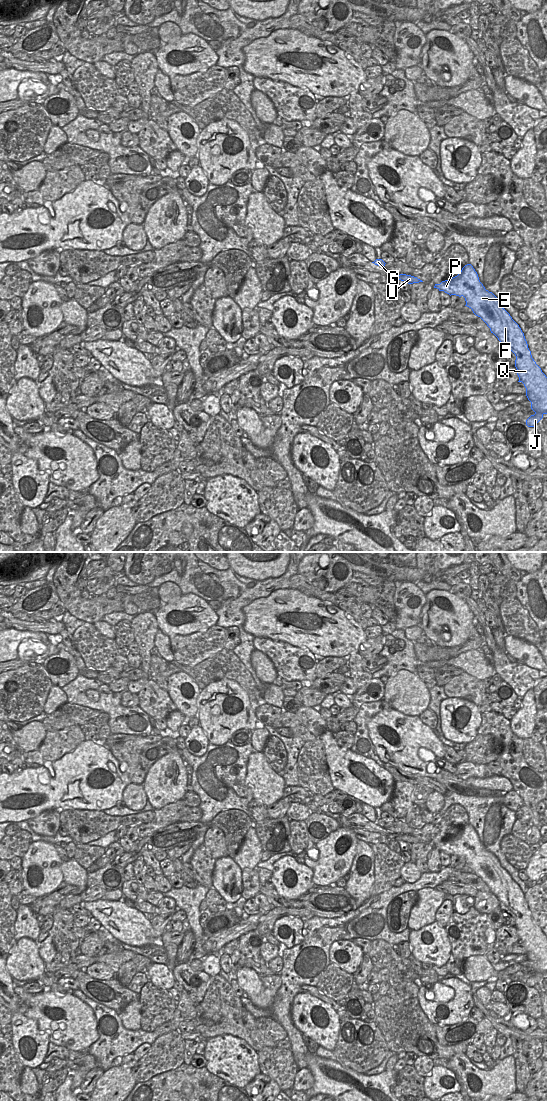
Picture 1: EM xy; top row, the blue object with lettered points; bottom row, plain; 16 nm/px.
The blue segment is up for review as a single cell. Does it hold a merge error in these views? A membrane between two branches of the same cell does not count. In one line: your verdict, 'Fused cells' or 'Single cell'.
Single cell.

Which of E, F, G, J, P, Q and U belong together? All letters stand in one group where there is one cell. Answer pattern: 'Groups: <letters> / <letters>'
Groups: E F G J P Q U.

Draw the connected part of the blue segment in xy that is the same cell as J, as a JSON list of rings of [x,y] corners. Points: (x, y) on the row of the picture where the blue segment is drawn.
[[[471,264],[465,265],[457,276],[435,284],[434,288],[450,296],[463,296],[465,306],[487,324],[501,345],[515,354],[518,382],[524,384],[531,409],[535,412],[526,420],[526,425],[534,427],[547,414],[547,377],[532,358],[519,325],[501,307],[498,298],[485,289]]]

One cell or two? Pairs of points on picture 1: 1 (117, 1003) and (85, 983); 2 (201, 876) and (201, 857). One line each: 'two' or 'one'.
1: one
2: one

